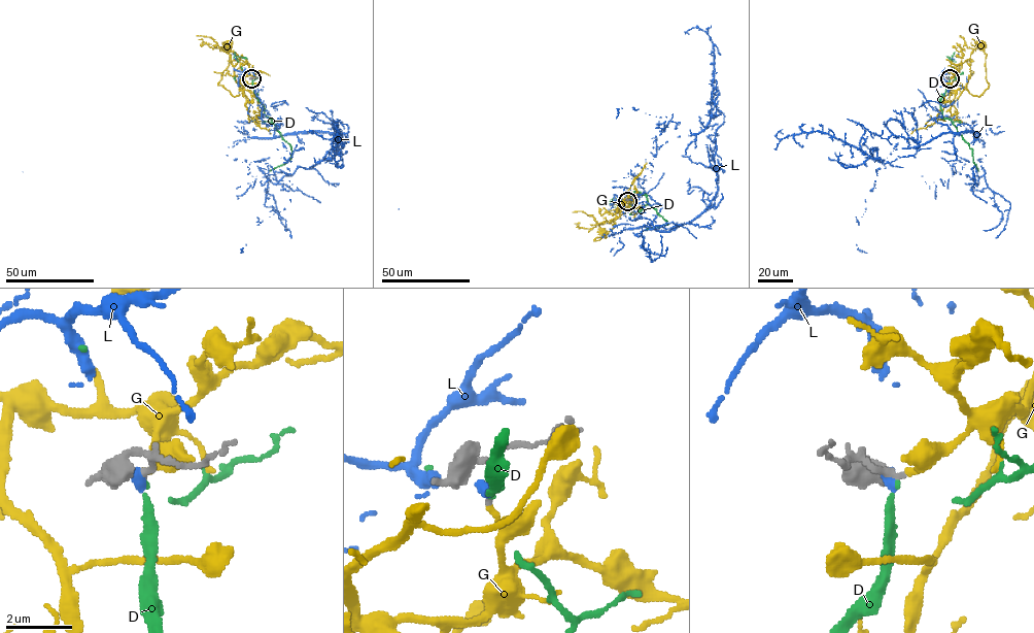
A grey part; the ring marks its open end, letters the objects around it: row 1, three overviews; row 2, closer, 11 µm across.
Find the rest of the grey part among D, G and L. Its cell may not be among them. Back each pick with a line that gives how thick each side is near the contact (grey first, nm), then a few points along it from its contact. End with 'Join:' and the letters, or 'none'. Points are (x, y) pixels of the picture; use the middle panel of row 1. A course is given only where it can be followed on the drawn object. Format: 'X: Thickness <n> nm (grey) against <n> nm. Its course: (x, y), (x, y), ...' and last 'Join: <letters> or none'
G: Thickness 160 nm (grey) against 200 nm. Its course: (627, 201), (627, 207), (620, 206), (628, 194), (614, 226), (599, 240), (593, 240), (605, 237), (604, 233)
Join: G

